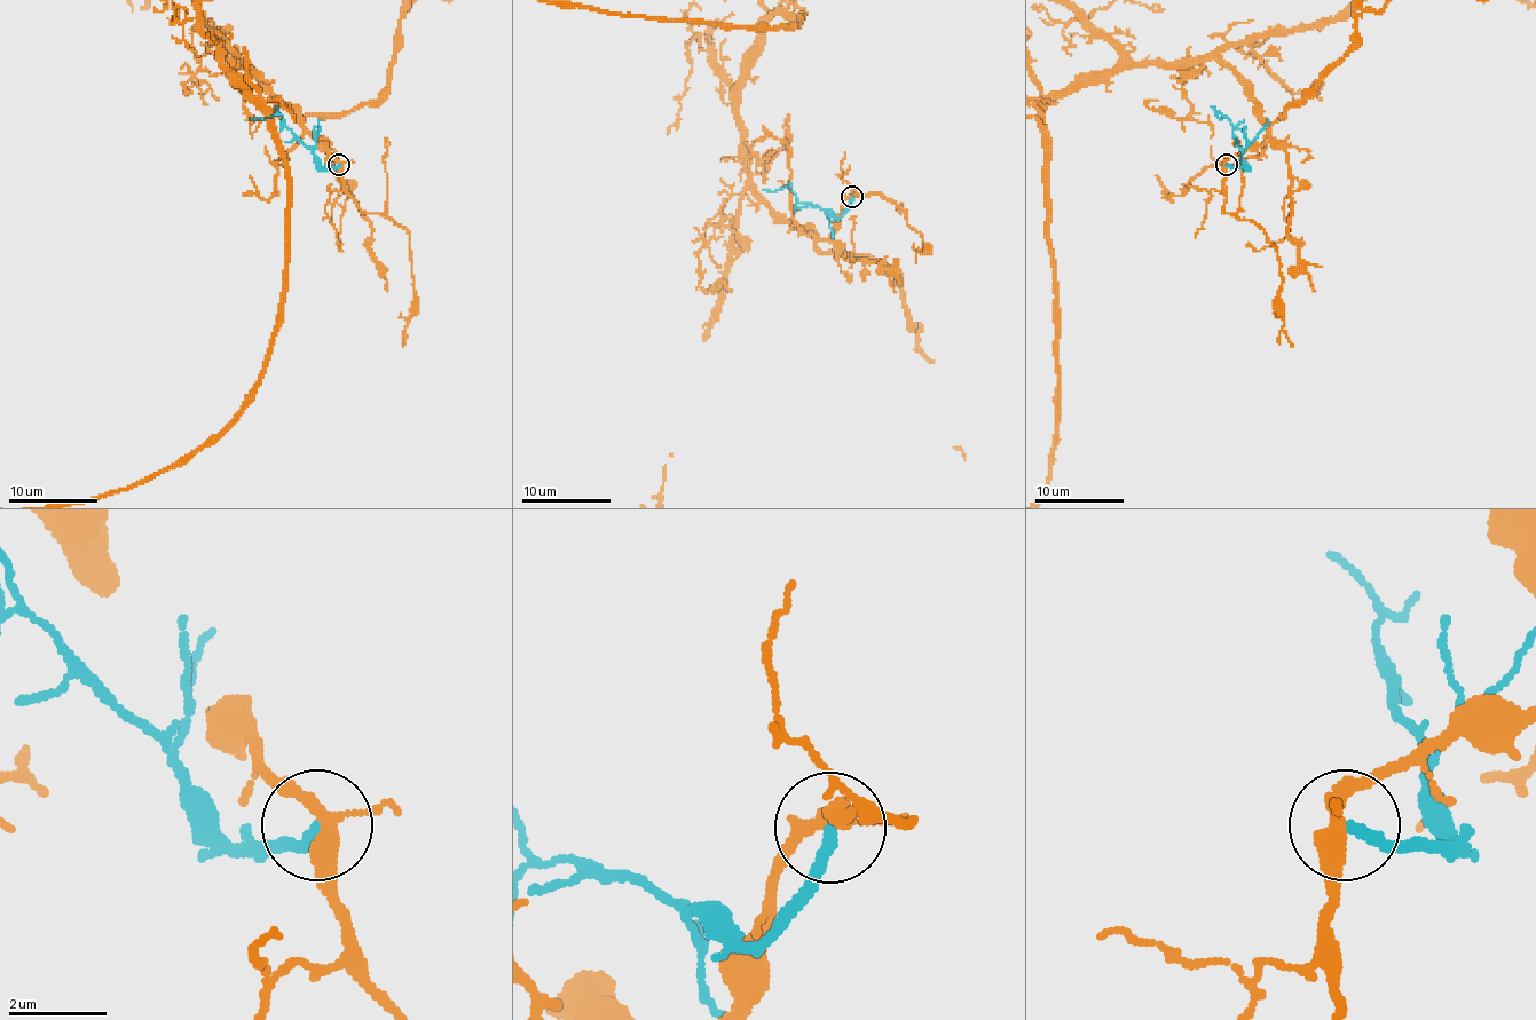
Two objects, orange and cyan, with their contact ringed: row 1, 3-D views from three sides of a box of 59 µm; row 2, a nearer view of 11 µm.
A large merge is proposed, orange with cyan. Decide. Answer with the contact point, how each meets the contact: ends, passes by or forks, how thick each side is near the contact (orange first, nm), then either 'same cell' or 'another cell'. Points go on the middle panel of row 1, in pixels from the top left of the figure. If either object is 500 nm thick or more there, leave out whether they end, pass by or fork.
at (852, 197); orange forks there; cyan ends there; 300 nm thick on the orange side, 240 nm on the other; another cell

